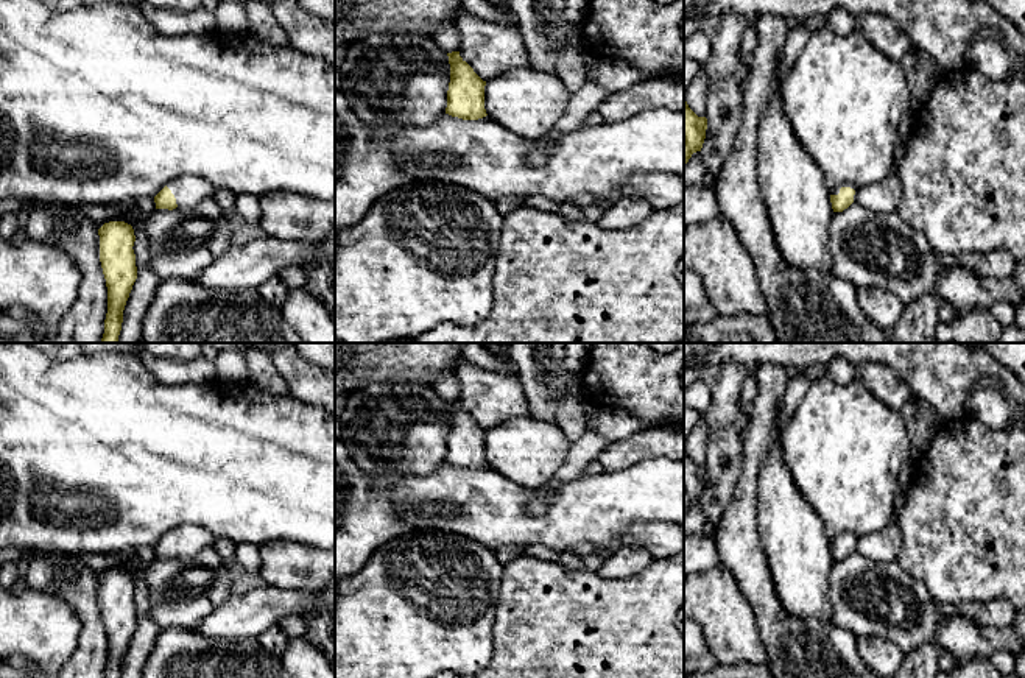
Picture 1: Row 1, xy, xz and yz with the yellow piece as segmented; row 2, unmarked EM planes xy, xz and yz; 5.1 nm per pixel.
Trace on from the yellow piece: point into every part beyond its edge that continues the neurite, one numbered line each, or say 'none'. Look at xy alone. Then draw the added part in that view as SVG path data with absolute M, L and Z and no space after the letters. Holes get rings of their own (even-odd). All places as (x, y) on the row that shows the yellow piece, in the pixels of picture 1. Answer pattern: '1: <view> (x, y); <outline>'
1: xy (189, 192); M178 178L167 184L176 198L179 210L192 210L201 201L213 196L215 185L203 178Z

